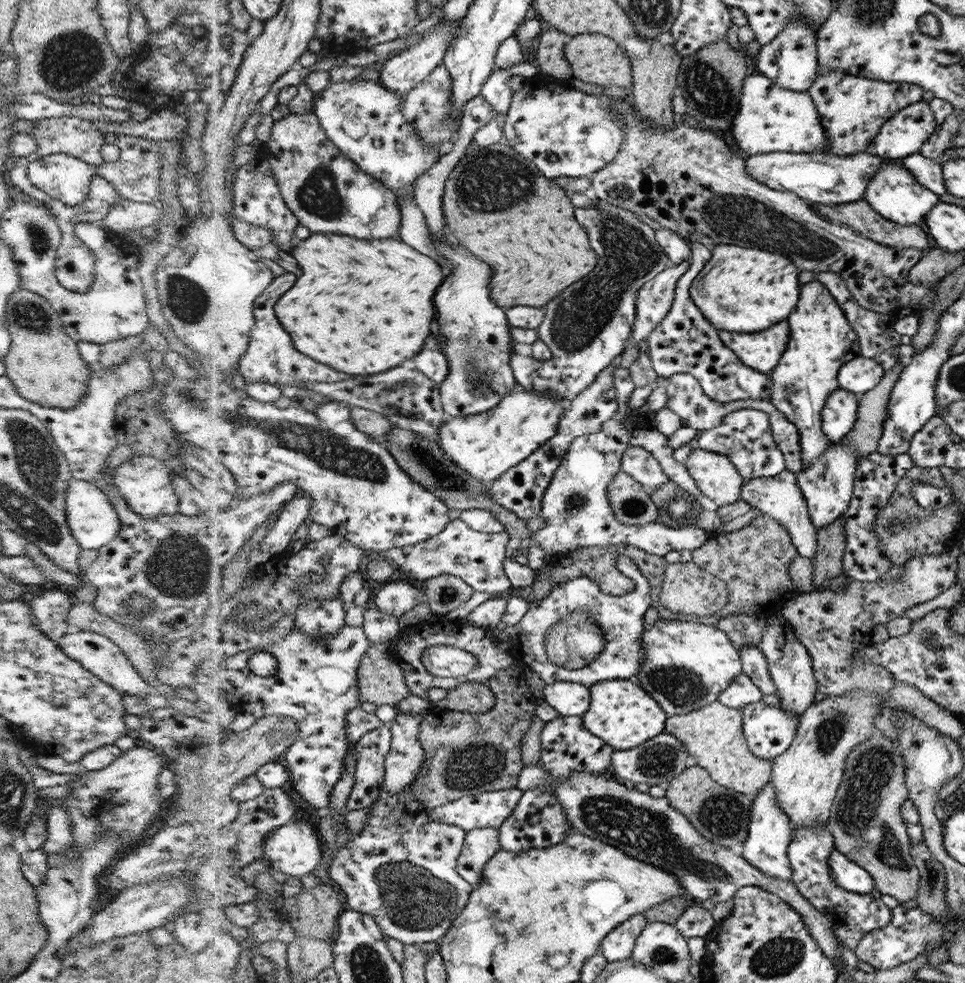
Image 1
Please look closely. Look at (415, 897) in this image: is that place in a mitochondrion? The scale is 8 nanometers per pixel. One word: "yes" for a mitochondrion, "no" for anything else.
yes

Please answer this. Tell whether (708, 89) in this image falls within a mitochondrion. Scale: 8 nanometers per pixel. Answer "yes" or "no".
yes

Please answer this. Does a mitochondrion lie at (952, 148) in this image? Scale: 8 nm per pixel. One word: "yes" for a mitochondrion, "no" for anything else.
no

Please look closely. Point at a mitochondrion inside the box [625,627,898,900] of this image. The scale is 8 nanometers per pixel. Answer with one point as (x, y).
(683, 687)

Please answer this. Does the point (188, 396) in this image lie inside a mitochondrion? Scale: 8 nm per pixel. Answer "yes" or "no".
yes

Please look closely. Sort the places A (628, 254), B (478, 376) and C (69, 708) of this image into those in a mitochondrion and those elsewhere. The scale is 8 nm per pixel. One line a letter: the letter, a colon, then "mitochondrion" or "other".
A: mitochondrion
B: mitochondrion
C: other

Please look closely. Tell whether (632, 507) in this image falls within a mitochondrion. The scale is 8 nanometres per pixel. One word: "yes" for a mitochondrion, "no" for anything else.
yes

